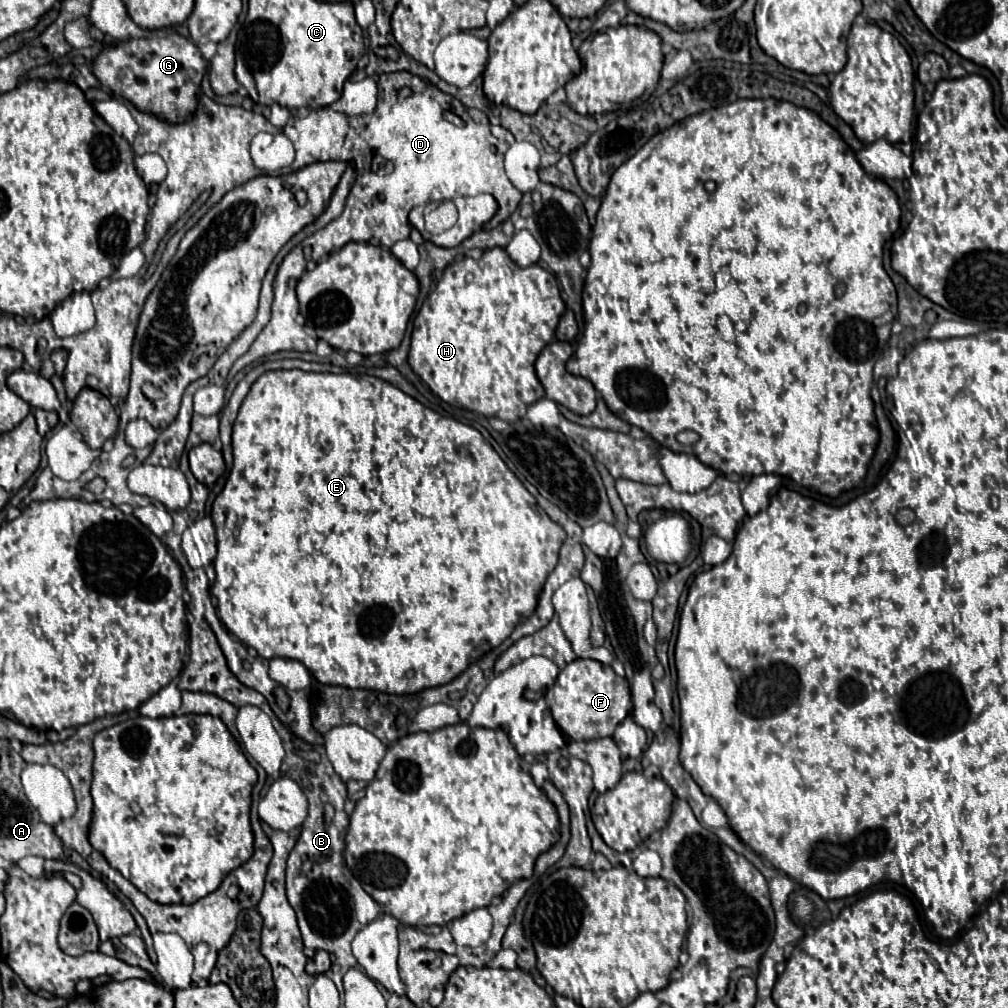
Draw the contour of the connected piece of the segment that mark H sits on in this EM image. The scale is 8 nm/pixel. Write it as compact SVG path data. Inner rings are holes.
M501 247L485 251L481 259L463 257L443 271L443 277L417 313L413 321L409 365L446 403L487 417L517 421L525 417L531 403L545 397L545 389L535 375L535 359L541 349L551 343L563 311L565 303L557 279L541 265L535 263L523 269L515 265Z

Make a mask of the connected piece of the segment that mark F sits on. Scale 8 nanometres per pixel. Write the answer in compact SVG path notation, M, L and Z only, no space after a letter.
M575 659L557 677L553 687L553 701L549 703L555 723L575 741L599 739L613 735L615 727L631 711L629 683L619 677L611 665L595 659Z

